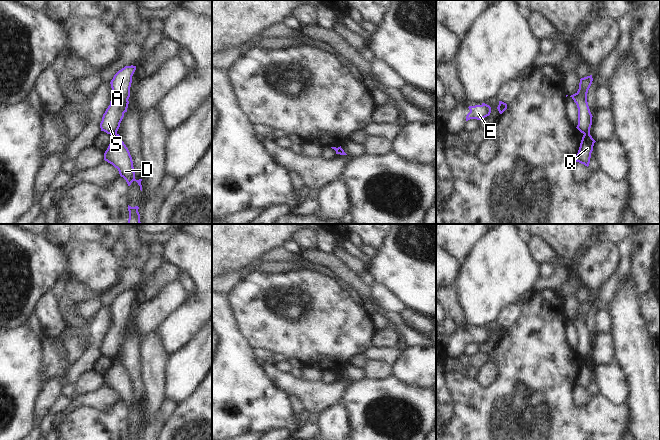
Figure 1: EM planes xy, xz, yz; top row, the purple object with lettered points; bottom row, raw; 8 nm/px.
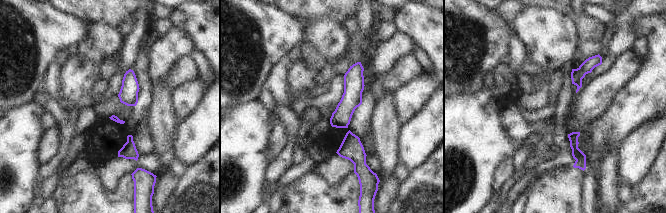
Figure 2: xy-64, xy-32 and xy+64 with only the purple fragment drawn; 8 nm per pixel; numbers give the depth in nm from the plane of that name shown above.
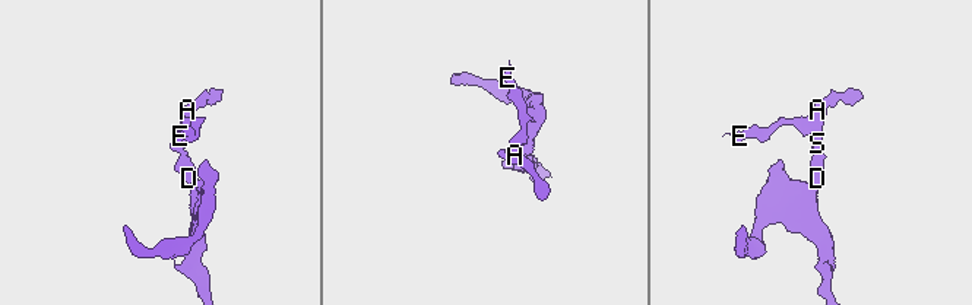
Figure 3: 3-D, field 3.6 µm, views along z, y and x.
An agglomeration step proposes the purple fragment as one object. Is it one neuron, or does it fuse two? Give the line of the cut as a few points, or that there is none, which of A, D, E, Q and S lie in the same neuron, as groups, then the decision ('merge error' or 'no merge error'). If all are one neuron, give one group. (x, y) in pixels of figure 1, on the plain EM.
cut yz (584, 357), (589, 358); groups A E S / D Q; merge error

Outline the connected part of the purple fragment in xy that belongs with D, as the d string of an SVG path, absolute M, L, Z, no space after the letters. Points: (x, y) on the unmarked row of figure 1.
M119 358L112 359L110 368L104 377L104 384L118 393L120 400L126 404L128 410L136 405L142 415L142 403L135 403L132 381Z

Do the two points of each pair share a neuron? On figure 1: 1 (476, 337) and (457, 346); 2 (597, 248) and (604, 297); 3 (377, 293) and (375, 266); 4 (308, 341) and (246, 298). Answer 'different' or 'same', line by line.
1: same
2: different
3: different
4: same

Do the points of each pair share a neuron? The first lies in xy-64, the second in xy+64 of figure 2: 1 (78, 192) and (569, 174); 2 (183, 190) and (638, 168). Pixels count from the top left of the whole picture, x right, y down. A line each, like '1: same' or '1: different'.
1: same
2: different

